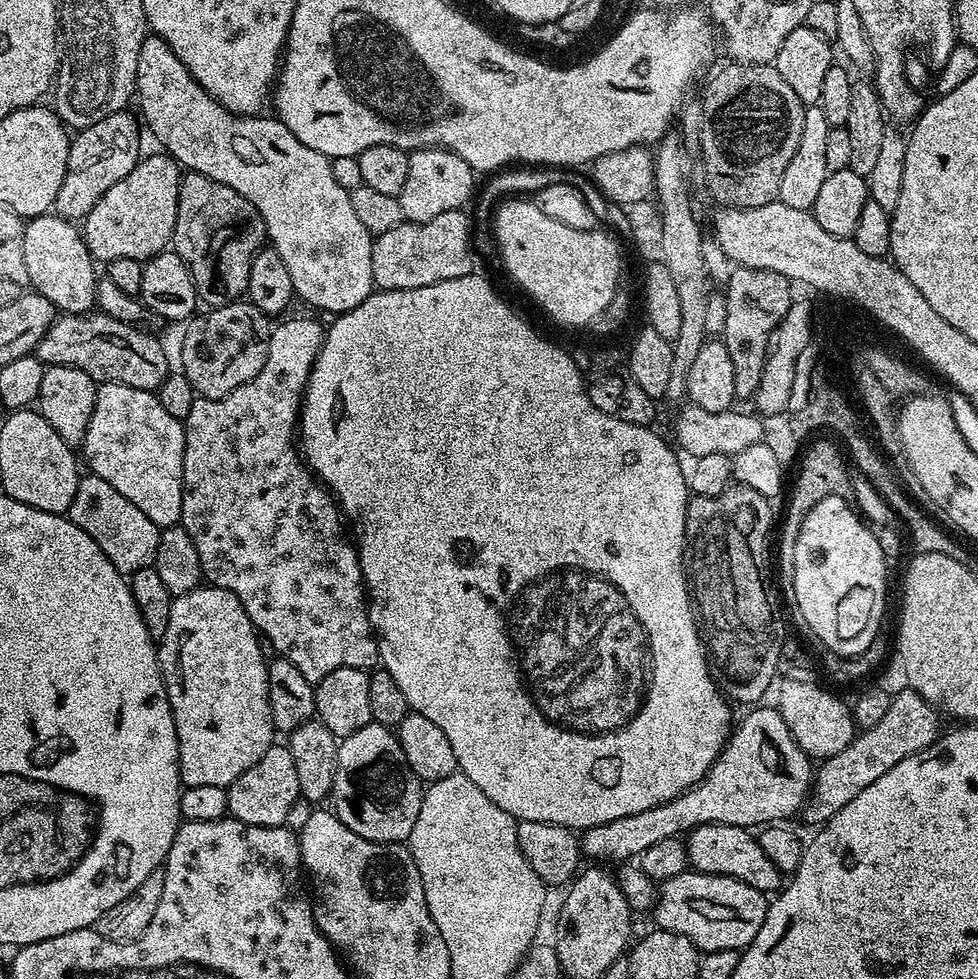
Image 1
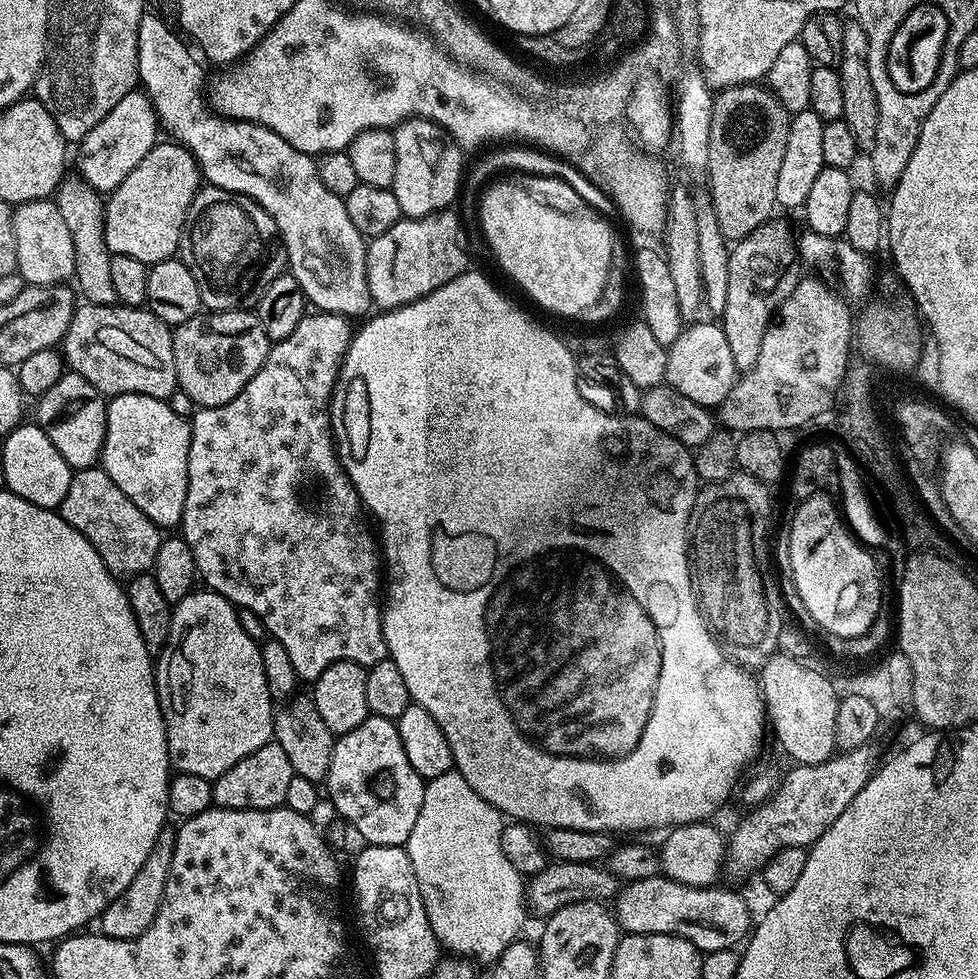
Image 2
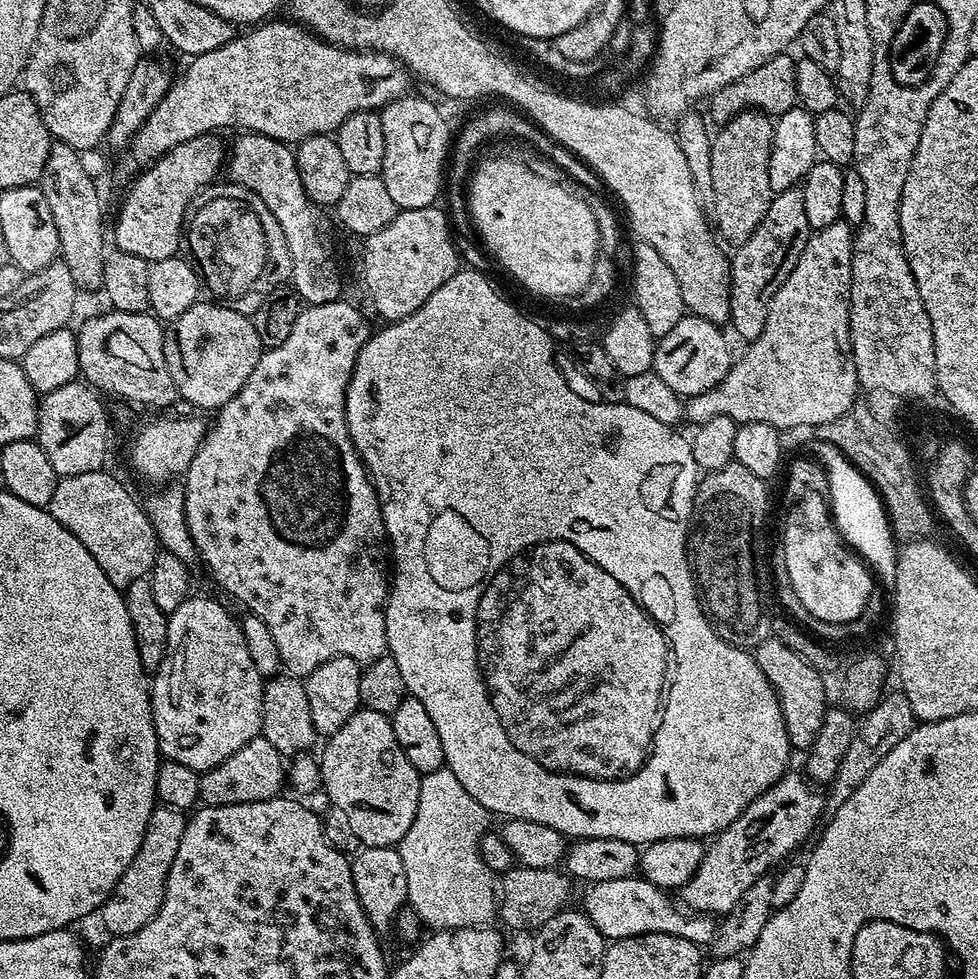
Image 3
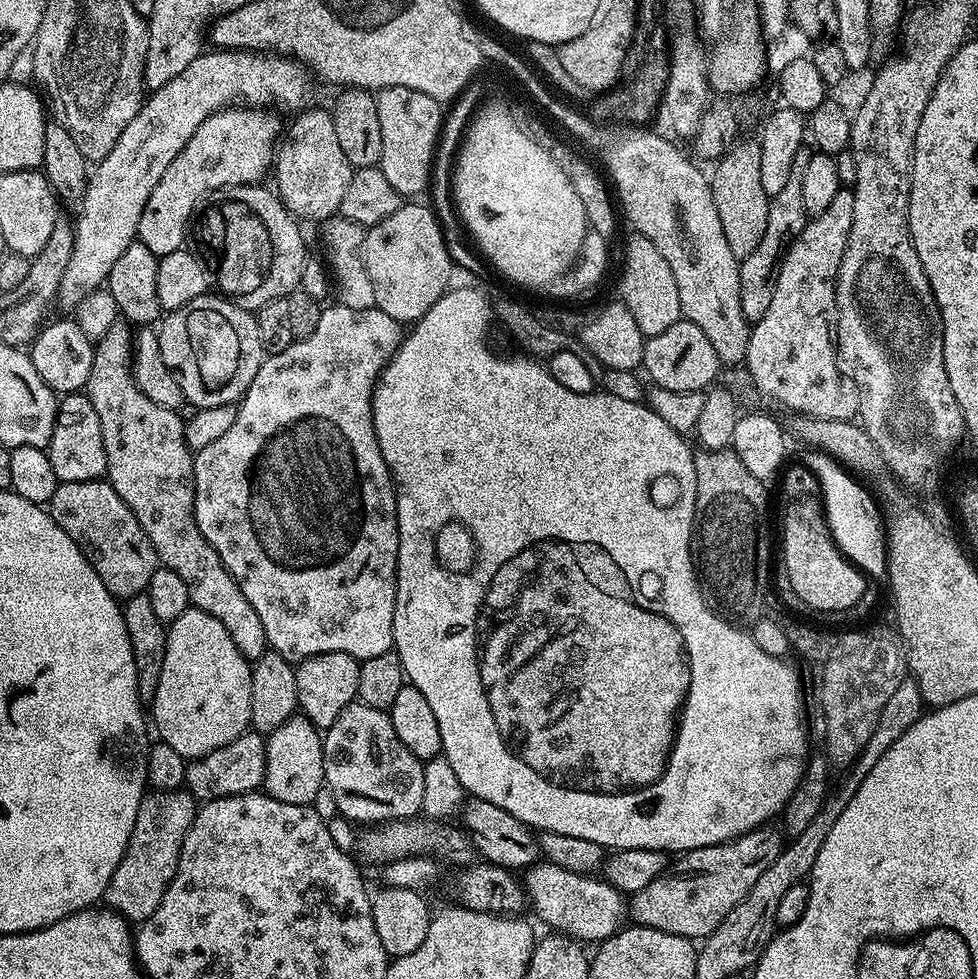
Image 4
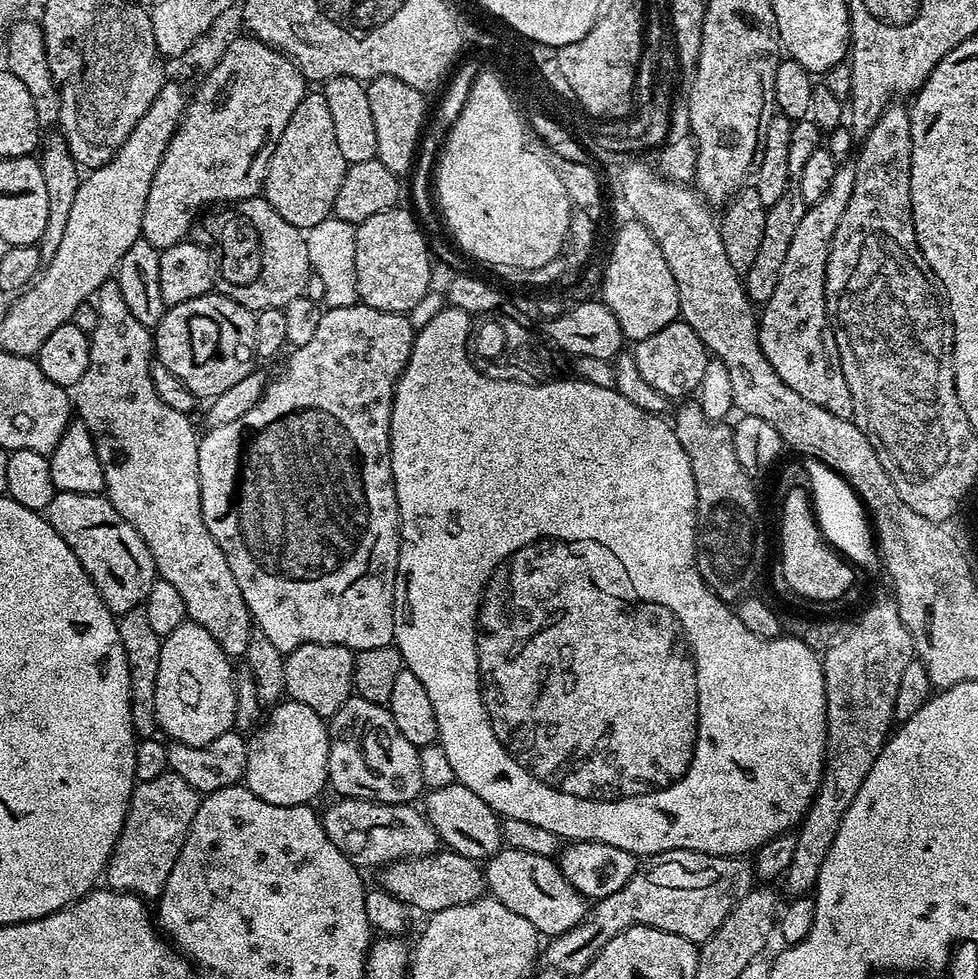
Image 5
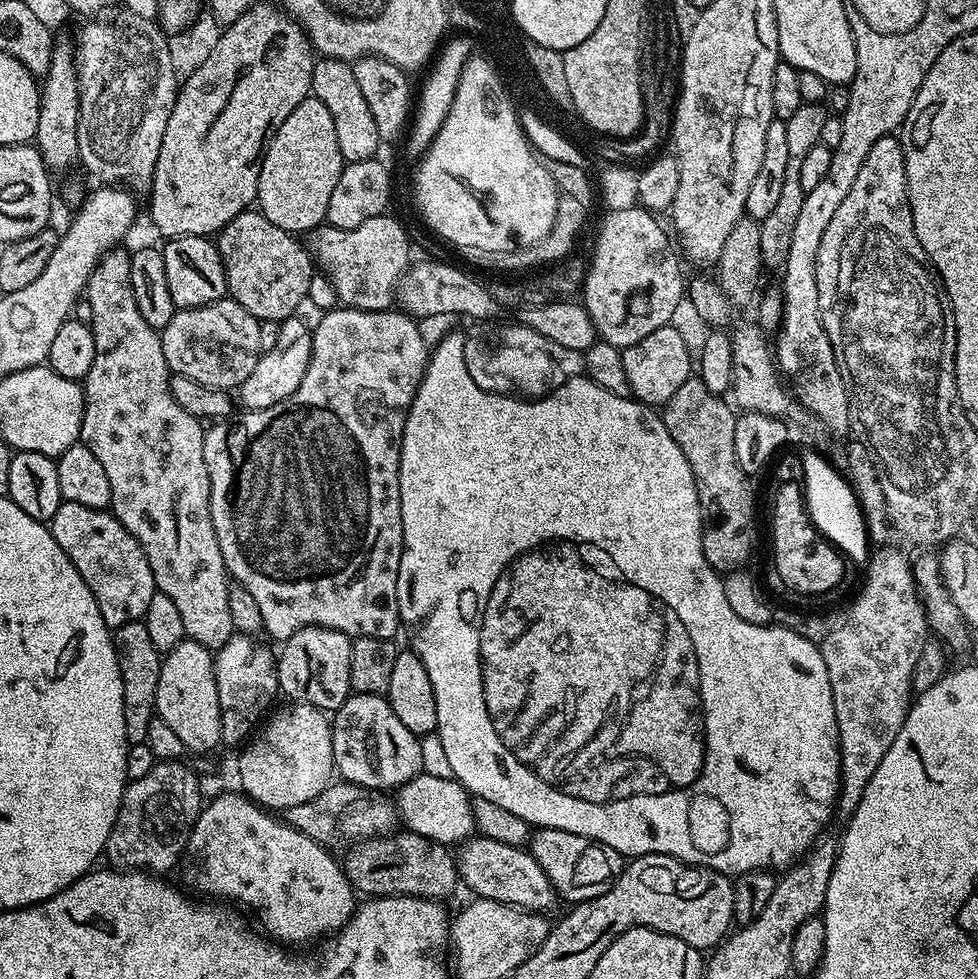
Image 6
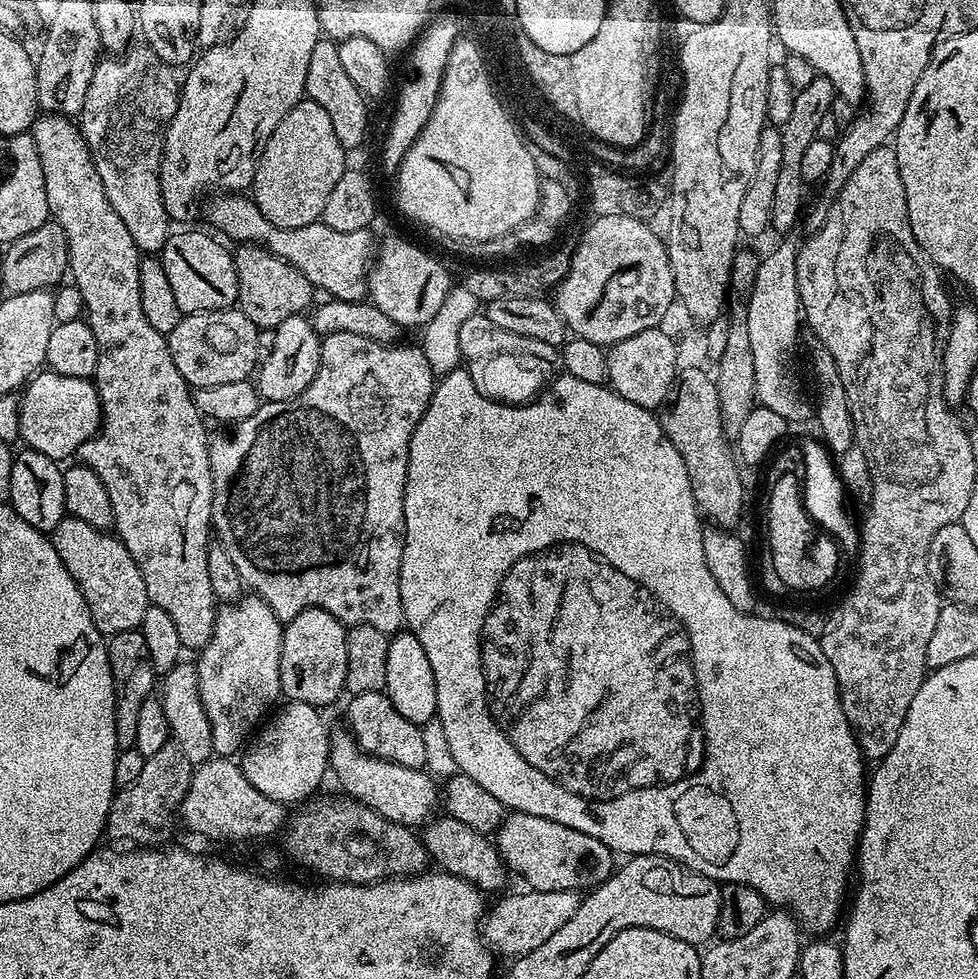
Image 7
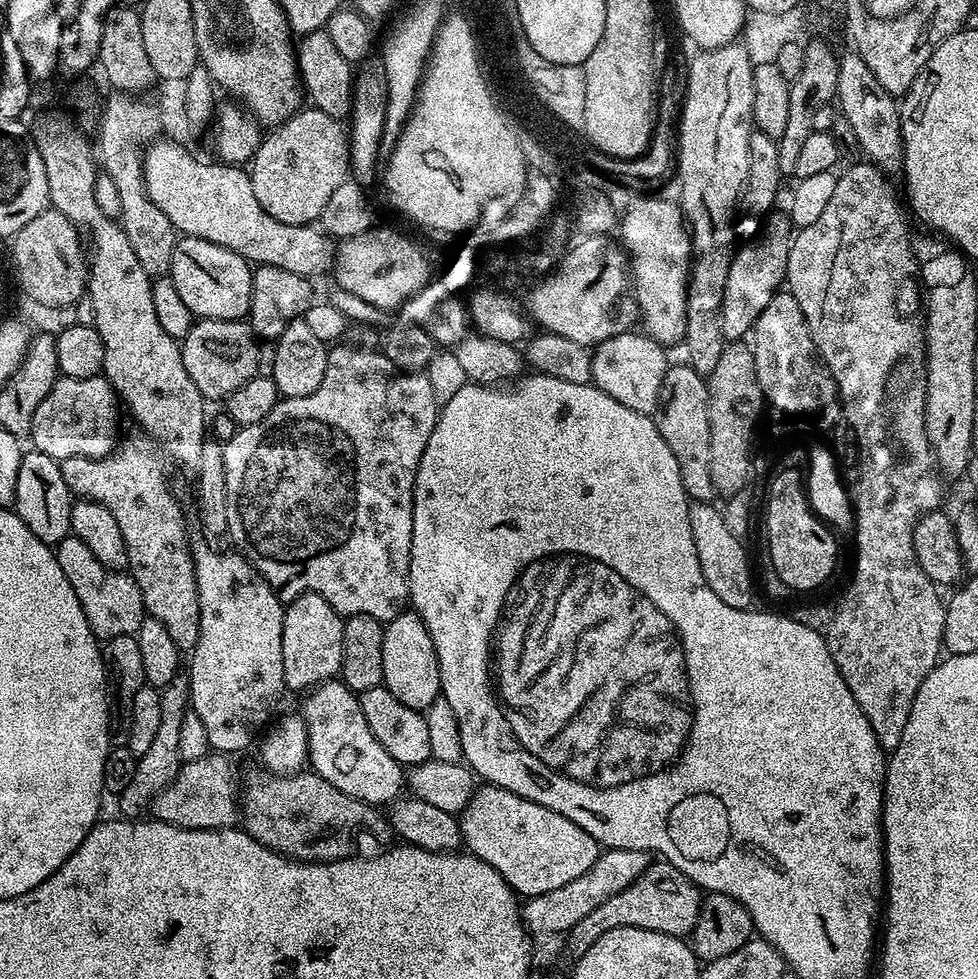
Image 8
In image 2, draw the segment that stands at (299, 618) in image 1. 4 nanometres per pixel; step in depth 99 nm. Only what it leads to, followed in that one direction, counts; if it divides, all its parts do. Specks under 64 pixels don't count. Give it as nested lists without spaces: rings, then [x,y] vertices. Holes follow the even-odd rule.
[[[313,311],[305,314],[302,322],[294,326],[294,334],[290,338],[275,341],[269,347],[268,357],[263,366],[246,382],[246,386],[230,402],[217,408],[200,408],[193,411],[190,417],[192,437],[190,438],[190,454],[188,455],[188,489],[186,490],[186,506],[182,521],[182,535],[194,554],[196,570],[201,581],[204,580],[211,591],[222,594],[237,609],[245,613],[253,612],[260,619],[262,627],[268,631],[271,639],[277,640],[290,657],[297,677],[301,681],[315,682],[334,662],[354,662],[370,669],[378,662],[389,659],[388,647],[384,641],[384,622],[382,604],[376,600],[376,587],[382,584],[382,560],[378,555],[378,544],[370,533],[364,529],[360,521],[361,505],[358,503],[356,491],[348,481],[348,475],[340,465],[336,455],[334,437],[330,427],[330,401],[332,390],[336,386],[336,375],[340,373],[340,364],[354,335],[354,328],[345,317],[335,316],[332,312]]]

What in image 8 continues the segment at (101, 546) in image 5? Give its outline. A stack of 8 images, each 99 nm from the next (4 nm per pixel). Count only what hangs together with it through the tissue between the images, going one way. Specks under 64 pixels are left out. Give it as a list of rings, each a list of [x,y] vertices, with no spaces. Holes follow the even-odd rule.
[[[71,534],[55,545],[54,551],[58,566],[62,566],[62,574],[66,574],[70,586],[74,586],[74,594],[78,594],[82,614],[86,614],[86,622],[96,639],[103,642],[119,636],[135,636],[146,613],[142,594],[131,575],[124,570],[102,566],[102,562],[94,558],[90,546]]]

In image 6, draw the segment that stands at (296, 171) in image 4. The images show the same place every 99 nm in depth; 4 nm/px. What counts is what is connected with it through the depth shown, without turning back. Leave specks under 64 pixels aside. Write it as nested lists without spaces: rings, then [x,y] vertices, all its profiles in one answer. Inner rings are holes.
[[[310,94],[290,110],[264,152],[255,198],[258,211],[270,218],[274,226],[282,226],[282,230],[293,234],[319,229],[327,221],[330,194],[338,178],[342,178],[345,163],[342,150],[338,150],[330,110]]]

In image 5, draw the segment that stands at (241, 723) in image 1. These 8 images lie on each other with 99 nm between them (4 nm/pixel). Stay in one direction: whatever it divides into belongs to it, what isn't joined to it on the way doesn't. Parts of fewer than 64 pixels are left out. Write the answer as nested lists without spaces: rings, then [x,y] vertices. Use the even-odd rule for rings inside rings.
[[[185,620],[178,630],[170,630],[168,636],[160,642],[158,658],[158,682],[154,686],[154,706],[159,731],[169,741],[186,746],[206,746],[214,742],[214,738],[222,738],[222,734],[233,731],[236,722],[236,682],[232,676],[233,661],[218,646],[214,634],[193,620]]]

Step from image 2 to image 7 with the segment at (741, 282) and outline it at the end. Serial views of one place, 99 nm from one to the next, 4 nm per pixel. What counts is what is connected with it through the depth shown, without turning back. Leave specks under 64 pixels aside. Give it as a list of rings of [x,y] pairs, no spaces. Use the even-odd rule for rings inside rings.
[[[817,74],[814,78],[814,82],[810,82],[810,86],[799,89],[797,91],[796,97],[794,98],[794,107],[790,110],[790,118],[785,124],[780,128],[780,133],[782,134],[782,170],[778,174],[778,183],[776,189],[774,190],[774,203],[772,206],[772,223],[770,225],[771,231],[784,232],[780,234],[788,234],[792,227],[796,224],[796,219],[801,216],[805,211],[804,208],[804,188],[806,188],[806,182],[802,178],[802,157],[810,147],[810,142],[814,142],[816,135],[818,134],[818,125],[822,122],[822,118],[827,112],[831,110],[831,104],[837,98],[834,86],[825,76]]]

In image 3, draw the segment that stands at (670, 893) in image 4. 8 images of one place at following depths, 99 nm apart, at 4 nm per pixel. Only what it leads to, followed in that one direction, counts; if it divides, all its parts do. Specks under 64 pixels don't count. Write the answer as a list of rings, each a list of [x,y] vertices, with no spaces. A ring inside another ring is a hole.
[[[785,774],[773,788],[754,798],[744,813],[734,818],[729,828],[705,847],[694,878],[690,878],[690,882],[686,882],[678,892],[685,909],[696,914],[723,917],[734,910],[754,882],[769,875],[783,856],[790,855],[812,831],[817,831],[820,815],[826,812],[825,797],[821,793],[819,796],[816,793],[819,791],[803,775],[792,775]]]

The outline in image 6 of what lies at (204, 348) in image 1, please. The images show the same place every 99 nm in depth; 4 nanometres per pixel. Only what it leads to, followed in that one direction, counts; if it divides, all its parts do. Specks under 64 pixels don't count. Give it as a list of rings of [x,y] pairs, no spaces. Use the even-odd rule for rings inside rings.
[[[231,298],[197,308],[182,308],[165,328],[159,329],[162,354],[166,354],[168,367],[175,374],[186,374],[186,378],[194,378],[194,382],[202,382],[202,386],[236,390],[260,357],[260,326],[261,321]]]

